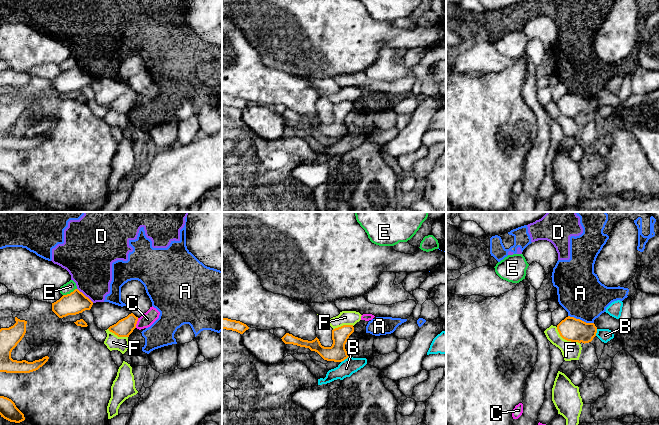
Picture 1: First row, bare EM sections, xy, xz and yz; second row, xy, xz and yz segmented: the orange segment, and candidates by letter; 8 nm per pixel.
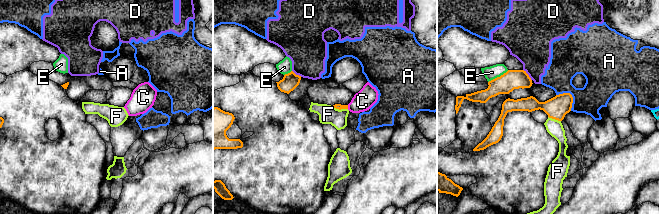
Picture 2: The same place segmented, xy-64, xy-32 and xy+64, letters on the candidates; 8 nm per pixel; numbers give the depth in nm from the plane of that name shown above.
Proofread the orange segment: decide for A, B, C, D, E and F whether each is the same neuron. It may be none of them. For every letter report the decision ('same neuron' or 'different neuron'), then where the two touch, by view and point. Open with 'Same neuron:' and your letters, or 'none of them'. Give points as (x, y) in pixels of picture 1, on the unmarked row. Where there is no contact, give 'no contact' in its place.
Same neuron: none of them
A: different neuron; meets orange in yz at (581, 96)
B: different neuron; meets orange in xz at (344, 135)
C: different neuron; meets orange in xy at (136, 99)
D: different neuron; meets orange in xy at (84, 71)
E: different neuron; meets orange in xy at (70, 69)
F: different neuron; meets orange in yz at (566, 115)

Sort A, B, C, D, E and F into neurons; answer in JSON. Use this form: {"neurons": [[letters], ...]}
{"neurons": [["A", "D"], ["B"], ["C"], ["E"], ["F"]]}

